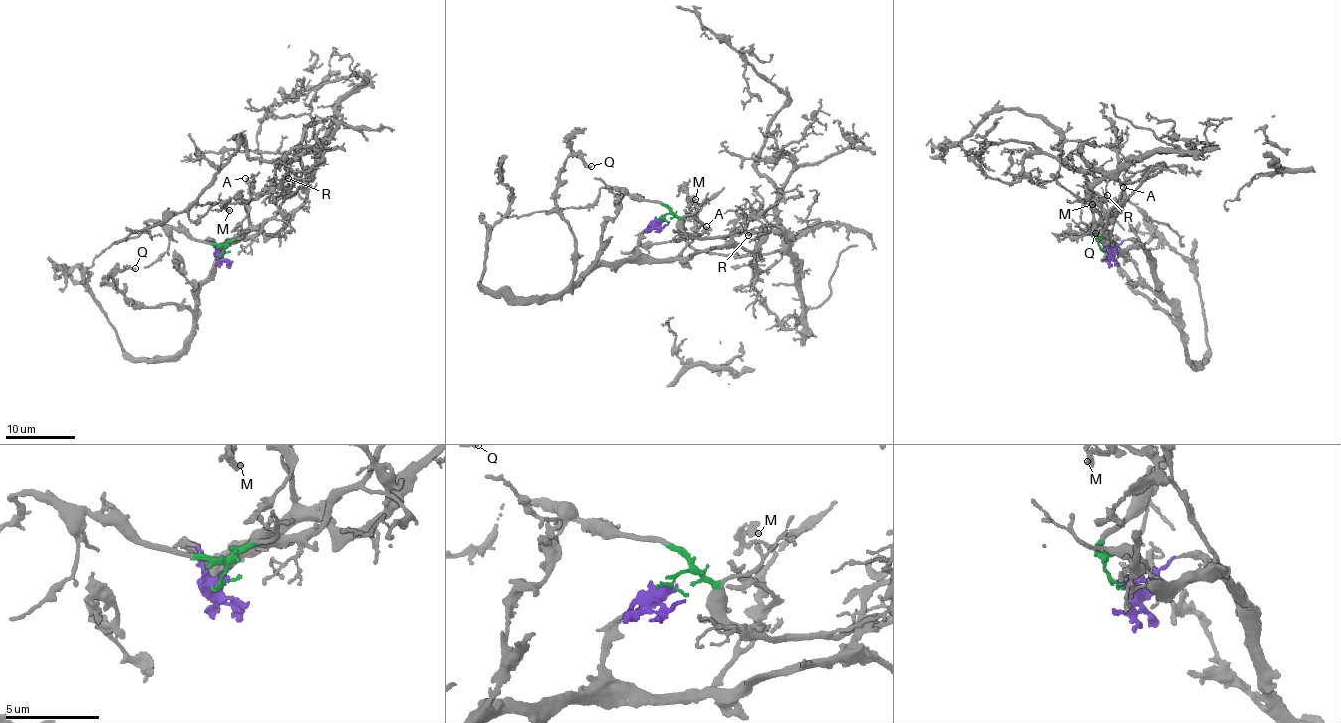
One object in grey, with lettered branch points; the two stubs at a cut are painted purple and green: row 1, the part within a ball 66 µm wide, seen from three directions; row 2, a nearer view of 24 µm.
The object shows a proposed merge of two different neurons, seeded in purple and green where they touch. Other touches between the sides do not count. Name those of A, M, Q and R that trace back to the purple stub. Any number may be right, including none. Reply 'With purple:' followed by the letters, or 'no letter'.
With purple: A, M, Q

